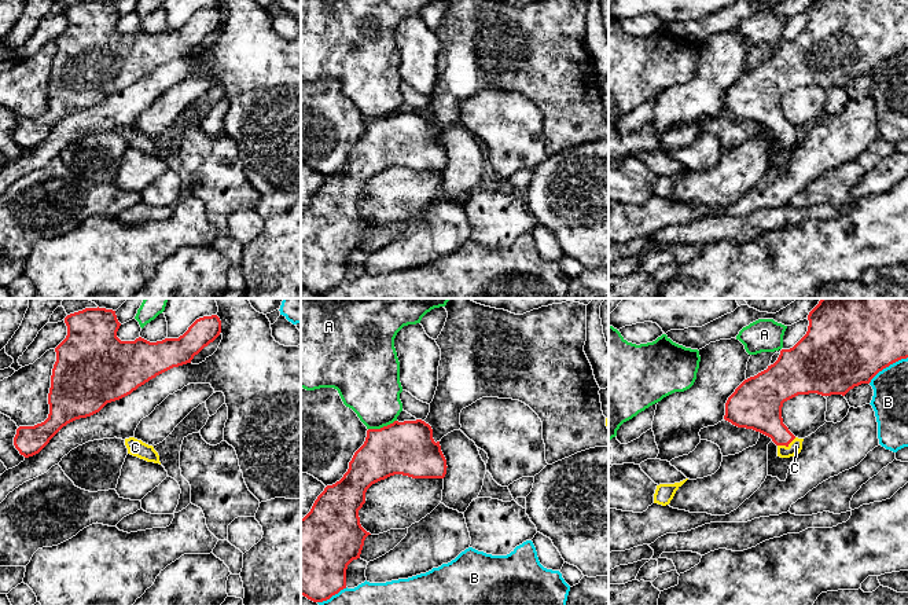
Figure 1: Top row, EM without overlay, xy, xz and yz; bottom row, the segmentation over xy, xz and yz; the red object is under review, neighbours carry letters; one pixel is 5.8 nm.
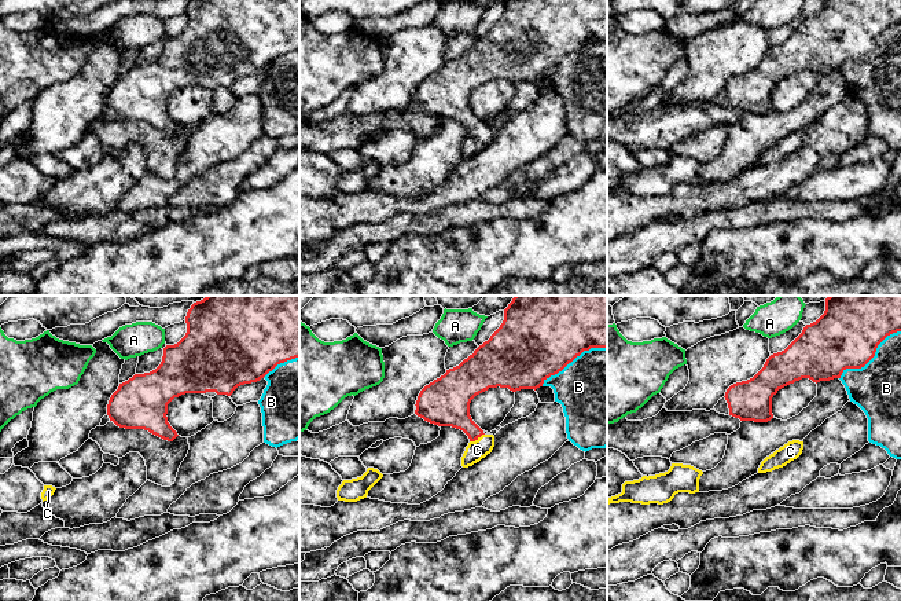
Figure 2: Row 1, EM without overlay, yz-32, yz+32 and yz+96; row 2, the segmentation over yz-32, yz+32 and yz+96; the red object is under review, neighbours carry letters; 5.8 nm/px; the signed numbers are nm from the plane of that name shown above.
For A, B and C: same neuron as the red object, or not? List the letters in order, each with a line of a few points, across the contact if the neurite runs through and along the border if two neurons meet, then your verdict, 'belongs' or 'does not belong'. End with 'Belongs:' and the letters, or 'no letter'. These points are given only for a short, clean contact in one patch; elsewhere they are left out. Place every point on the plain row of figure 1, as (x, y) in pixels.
A: xz (396, 112), (379, 120), (368, 121) | does not belong
B: does not belong
C: yz (761, 103), (786, 138), (796, 138) | belongs
Belongs: C

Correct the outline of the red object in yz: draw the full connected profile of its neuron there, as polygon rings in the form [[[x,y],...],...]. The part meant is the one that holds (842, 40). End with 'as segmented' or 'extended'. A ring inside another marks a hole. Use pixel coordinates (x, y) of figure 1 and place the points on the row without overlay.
[[[813,0],[808,7],[809,18],[806,26],[790,41],[782,41],[778,52],[768,58],[767,62],[758,65],[754,69],[745,72],[735,84],[728,89],[725,95],[725,107],[724,111],[731,114],[738,120],[753,121],[772,131],[778,138],[778,148],[790,150],[798,147],[802,142],[804,131],[795,129],[788,120],[783,116],[782,99],[783,95],[798,88],[817,85],[821,88],[842,87],[845,88],[850,81],[861,76],[870,76],[871,72],[883,60],[890,56],[908,50],[908,0]]]; extended

